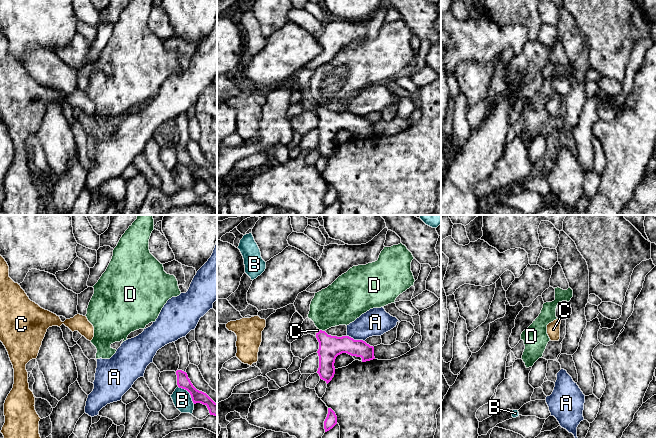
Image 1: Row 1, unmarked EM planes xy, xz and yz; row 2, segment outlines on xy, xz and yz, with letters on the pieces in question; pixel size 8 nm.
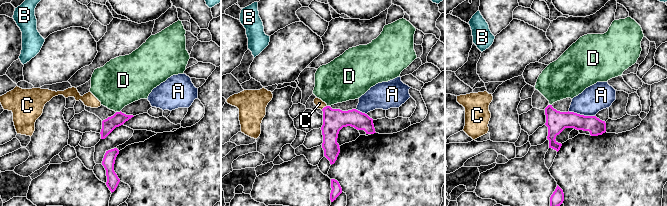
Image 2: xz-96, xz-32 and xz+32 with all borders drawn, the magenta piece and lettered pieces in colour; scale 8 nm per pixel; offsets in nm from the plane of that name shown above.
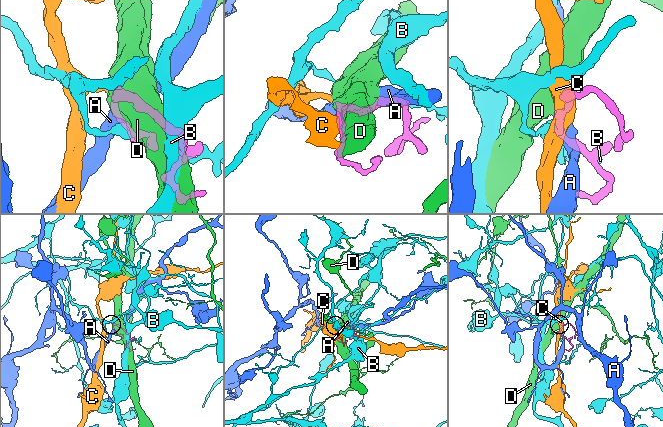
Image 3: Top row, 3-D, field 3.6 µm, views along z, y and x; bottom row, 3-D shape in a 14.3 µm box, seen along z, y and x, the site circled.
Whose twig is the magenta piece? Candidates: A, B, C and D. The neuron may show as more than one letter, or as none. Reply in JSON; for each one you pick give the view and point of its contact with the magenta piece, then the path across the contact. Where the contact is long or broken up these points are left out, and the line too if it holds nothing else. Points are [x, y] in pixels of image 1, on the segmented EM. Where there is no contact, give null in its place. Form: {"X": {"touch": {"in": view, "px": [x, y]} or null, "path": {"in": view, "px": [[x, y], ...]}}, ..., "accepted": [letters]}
{"C": {"touch": {"in": "xz", "px": [319, 331]}, "path": {"in": "xz", "px": [[330, 347], [319, 331], [317, 330]]}}, "accepted": ["C"]}

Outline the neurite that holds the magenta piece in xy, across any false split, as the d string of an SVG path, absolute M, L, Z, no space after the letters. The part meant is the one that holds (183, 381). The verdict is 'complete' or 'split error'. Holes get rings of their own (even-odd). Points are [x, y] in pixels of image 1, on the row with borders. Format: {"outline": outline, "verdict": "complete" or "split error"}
{"outline": "M177 370L176 375L178 387L187 390L190 393L193 403L206 405L210 415L217 416L217 403L215 403L206 393L197 390L191 383L186 372Z", "verdict": "complete"}

